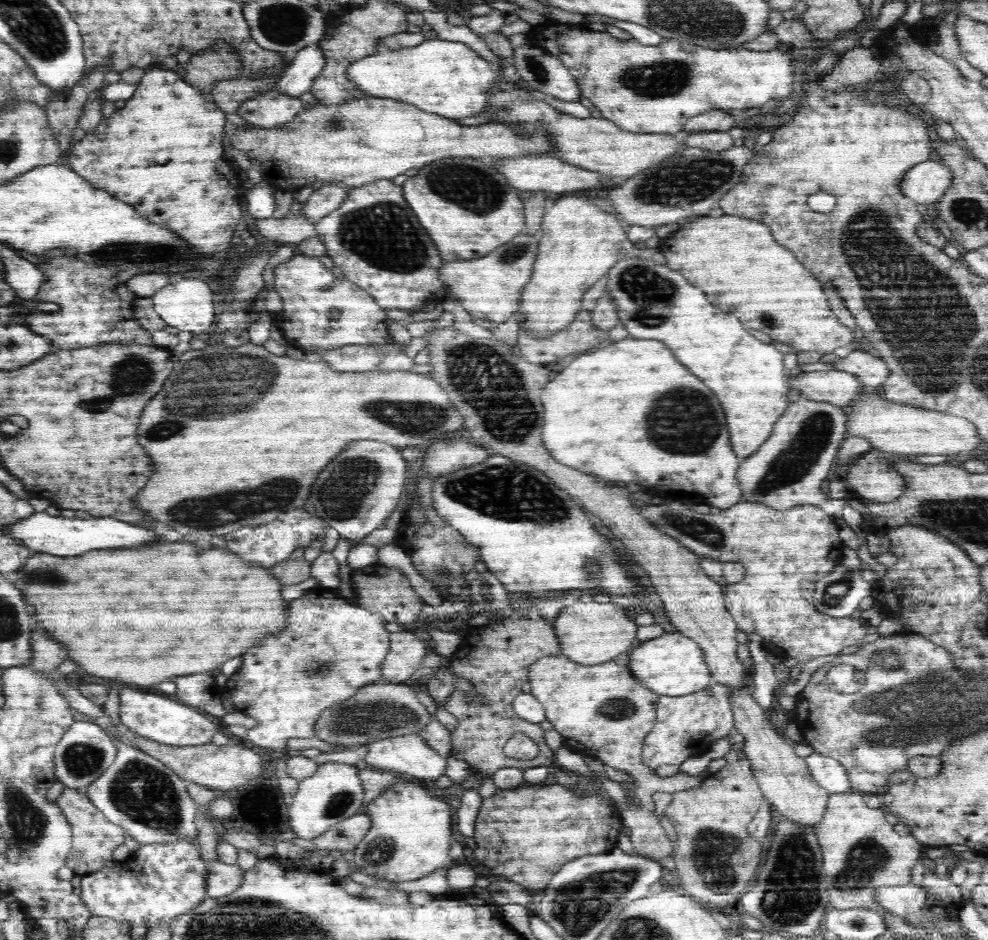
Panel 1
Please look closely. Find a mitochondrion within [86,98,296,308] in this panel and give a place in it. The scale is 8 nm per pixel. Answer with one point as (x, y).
(164, 255)

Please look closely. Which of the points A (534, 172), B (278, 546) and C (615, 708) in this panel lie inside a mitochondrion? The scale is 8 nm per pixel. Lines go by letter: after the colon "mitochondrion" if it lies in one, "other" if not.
A: other
B: other
C: mitochondrion

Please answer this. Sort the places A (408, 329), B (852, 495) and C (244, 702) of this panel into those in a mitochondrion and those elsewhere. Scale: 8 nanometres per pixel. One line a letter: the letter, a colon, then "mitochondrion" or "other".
A: other
B: other
C: other

